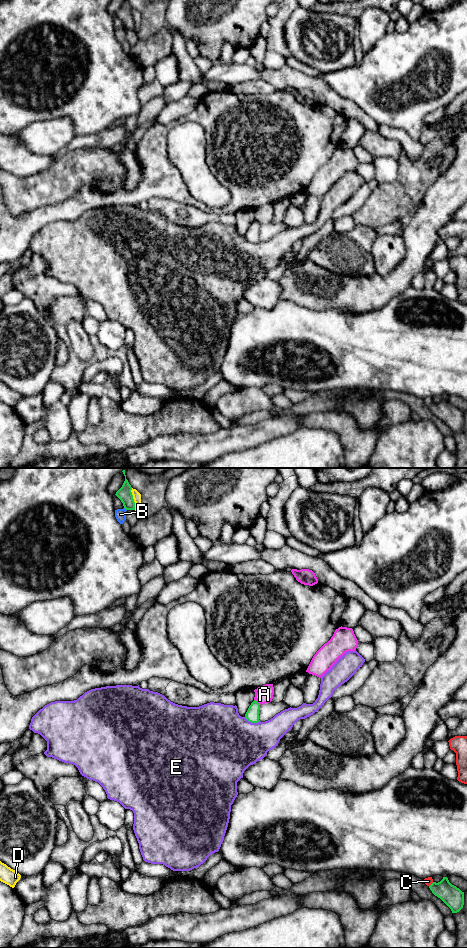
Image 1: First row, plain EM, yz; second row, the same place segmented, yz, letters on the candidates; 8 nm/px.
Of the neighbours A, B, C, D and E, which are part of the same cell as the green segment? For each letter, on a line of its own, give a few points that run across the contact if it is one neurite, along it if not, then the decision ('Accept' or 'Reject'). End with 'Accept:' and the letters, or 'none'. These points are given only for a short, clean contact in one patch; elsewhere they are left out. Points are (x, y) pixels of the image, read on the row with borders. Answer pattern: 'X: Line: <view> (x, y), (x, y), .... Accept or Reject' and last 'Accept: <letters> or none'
A: Line: yz (254, 699), (260, 704). Reject
B: Reject
C: Reject
D: Reject
E: Reject
Accept: none

